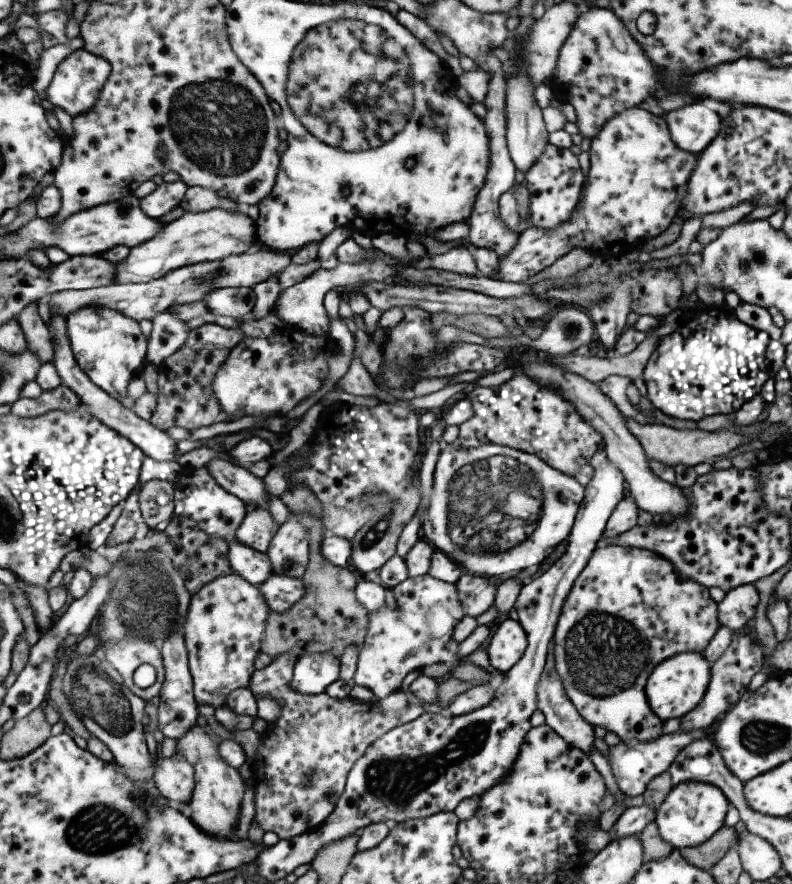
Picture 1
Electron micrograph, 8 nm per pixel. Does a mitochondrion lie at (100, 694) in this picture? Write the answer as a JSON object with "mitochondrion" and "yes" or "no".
{"mitochondrion":"yes"}

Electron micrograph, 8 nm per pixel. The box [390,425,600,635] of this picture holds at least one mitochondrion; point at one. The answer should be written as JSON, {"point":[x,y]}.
{"point":[485,495]}

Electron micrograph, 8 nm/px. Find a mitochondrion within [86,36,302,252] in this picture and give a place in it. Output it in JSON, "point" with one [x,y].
{"point":[217,124]}

